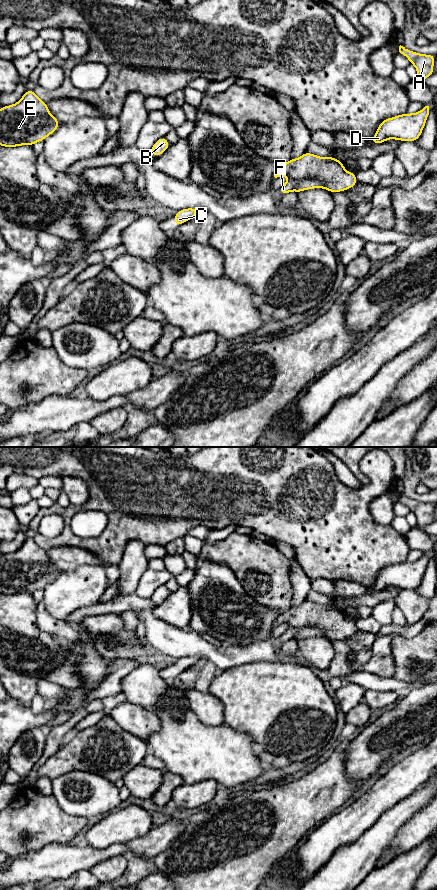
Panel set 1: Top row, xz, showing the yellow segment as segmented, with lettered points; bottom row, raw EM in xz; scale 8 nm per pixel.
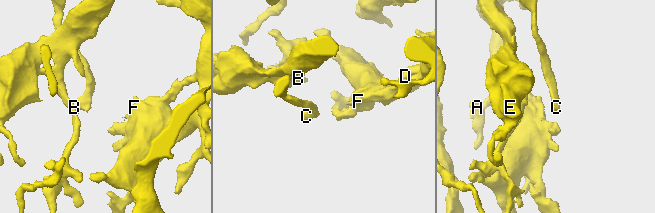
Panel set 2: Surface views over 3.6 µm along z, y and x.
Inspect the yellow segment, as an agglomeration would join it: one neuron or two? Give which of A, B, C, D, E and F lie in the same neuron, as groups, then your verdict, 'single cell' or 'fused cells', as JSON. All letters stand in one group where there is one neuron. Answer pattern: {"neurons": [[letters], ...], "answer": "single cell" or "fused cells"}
{"neurons": [["A", "B", "C", "D", "E"], ["F"]], "answer": "fused cells"}

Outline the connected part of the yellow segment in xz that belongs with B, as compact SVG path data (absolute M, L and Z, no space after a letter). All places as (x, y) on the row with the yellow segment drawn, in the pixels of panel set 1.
M165 137L158 139L152 148L149 150L154 156L158 157L162 153L164 153L167 148L170 146L170 143L167 141Z

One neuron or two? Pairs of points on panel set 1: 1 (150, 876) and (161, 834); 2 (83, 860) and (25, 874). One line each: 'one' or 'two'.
1: one
2: one

